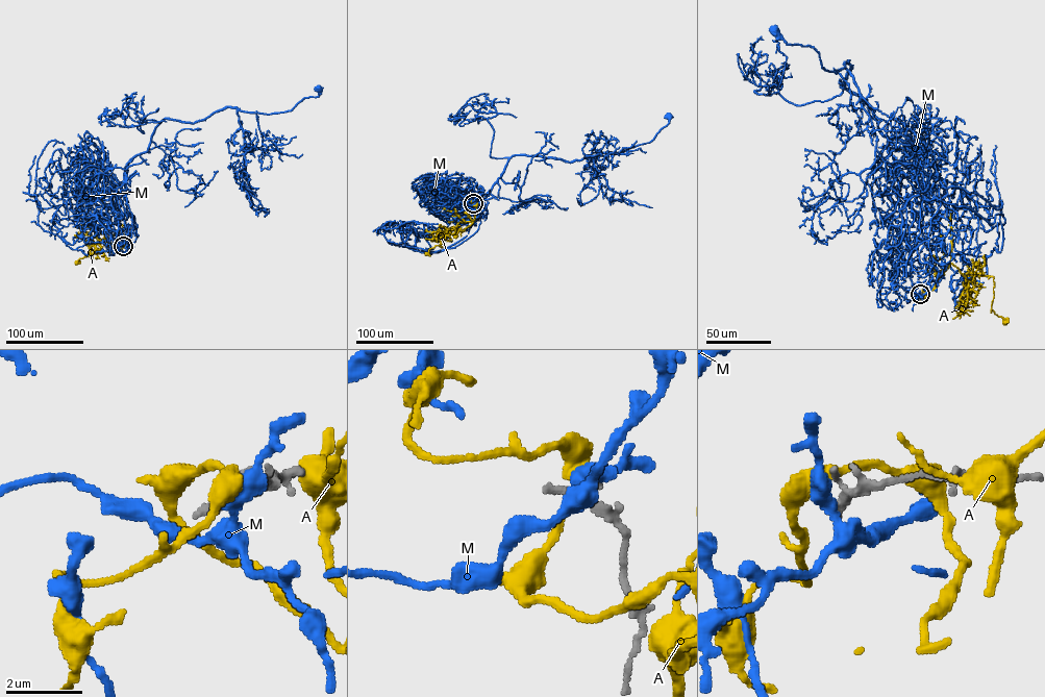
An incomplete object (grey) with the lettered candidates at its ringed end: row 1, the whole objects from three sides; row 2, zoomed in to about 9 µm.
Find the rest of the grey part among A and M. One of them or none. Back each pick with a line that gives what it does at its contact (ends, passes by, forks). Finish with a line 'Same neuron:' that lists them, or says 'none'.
Same neuron: none

